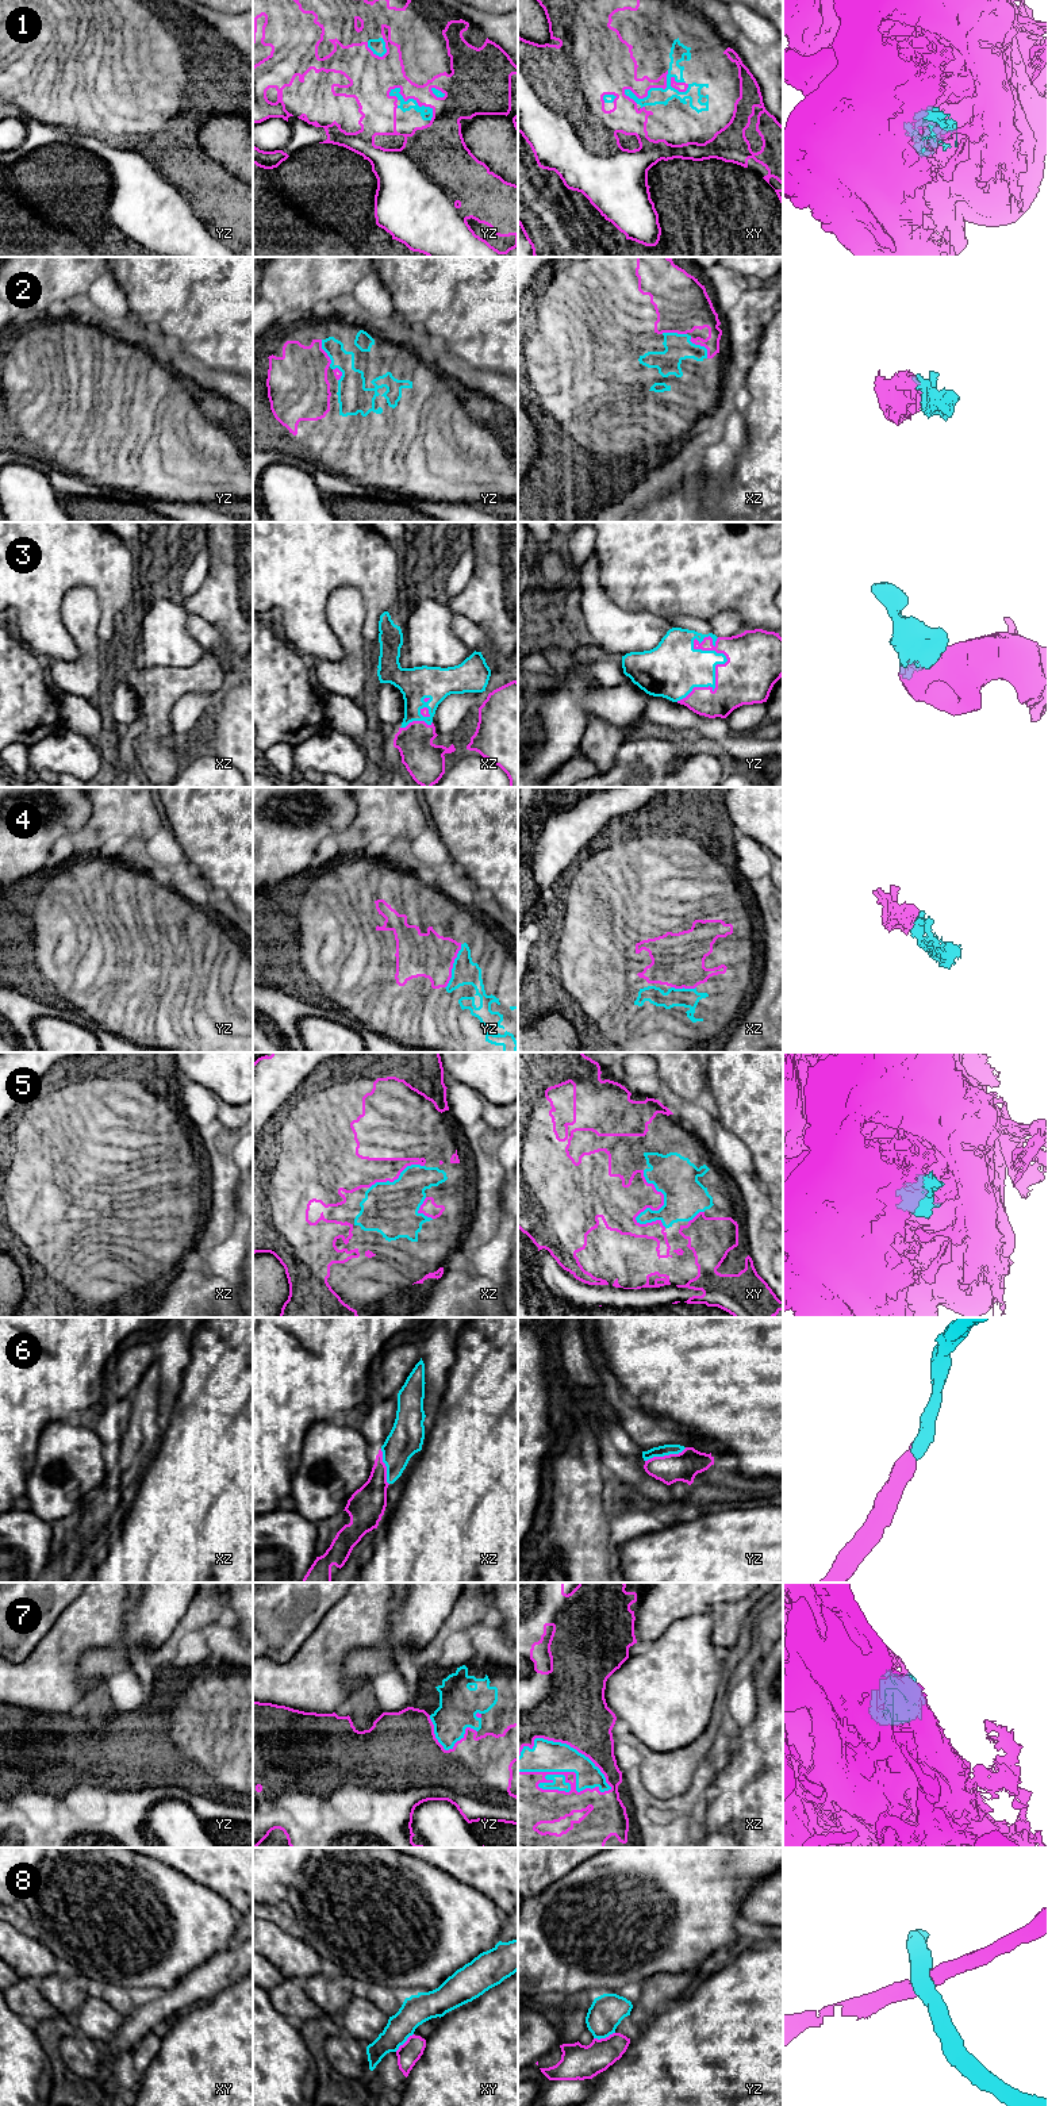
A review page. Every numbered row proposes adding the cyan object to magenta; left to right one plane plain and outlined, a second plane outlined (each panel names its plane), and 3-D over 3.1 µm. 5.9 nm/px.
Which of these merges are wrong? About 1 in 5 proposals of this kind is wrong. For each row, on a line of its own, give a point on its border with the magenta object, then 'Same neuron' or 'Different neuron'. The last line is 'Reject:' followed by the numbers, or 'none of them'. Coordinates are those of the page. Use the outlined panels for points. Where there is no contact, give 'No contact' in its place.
1: Touches magenta at yz (414, 99). Different neuron
2: Touches magenta at xz (701, 345). Same neuron
3: Touches magenta at yz (726, 662). Same neuron
4: Touches magenta at yz (452, 966). Same neuron
5: Touches magenta at xy (652, 1209). Different neuron
6: Touches magenta at yz (665, 1456). Same neuron
7: Touches magenta at xz (567, 1744). Different neuron
8: Touches magenta at yz (603, 2039). Different neuron
Reject: 1, 5, 7, 8

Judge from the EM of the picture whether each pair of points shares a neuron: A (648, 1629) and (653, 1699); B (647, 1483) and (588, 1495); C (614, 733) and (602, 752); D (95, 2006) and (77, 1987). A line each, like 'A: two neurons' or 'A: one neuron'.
A: two neurons
B: two neurons
C: one neuron
D: two neurons

